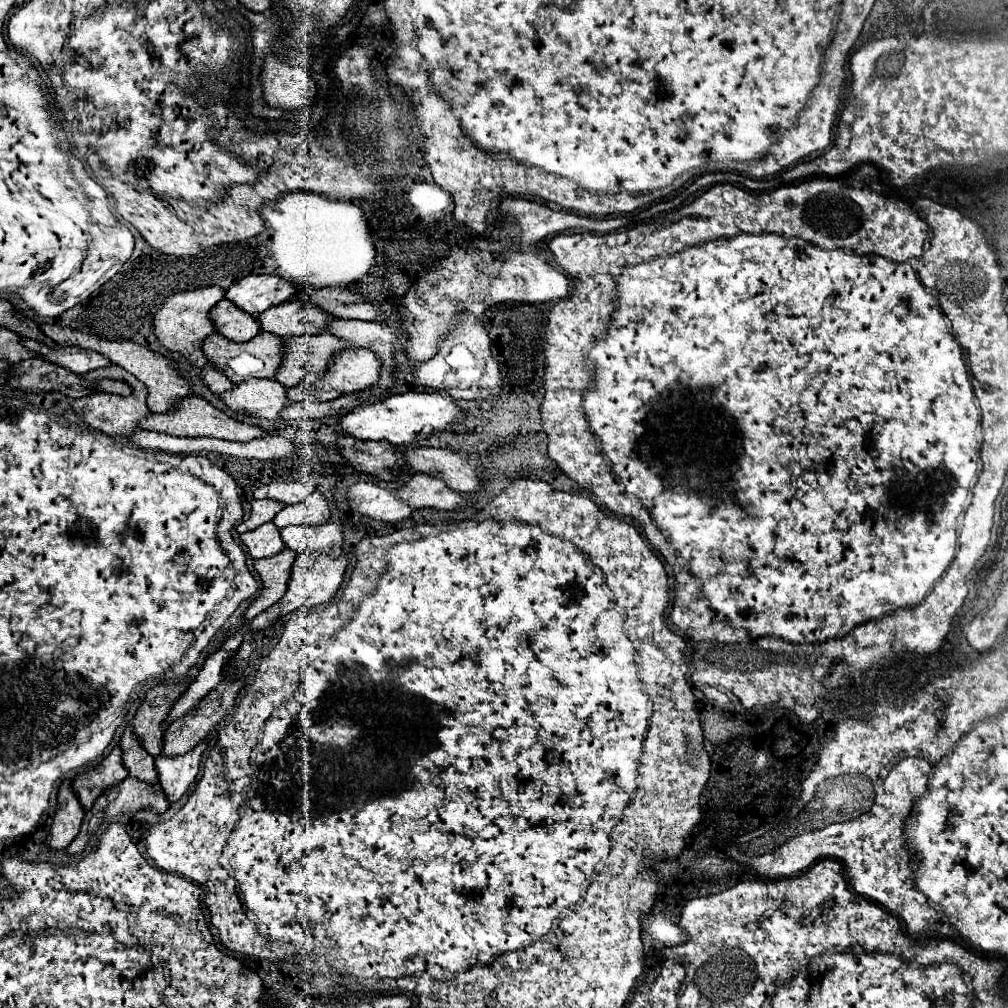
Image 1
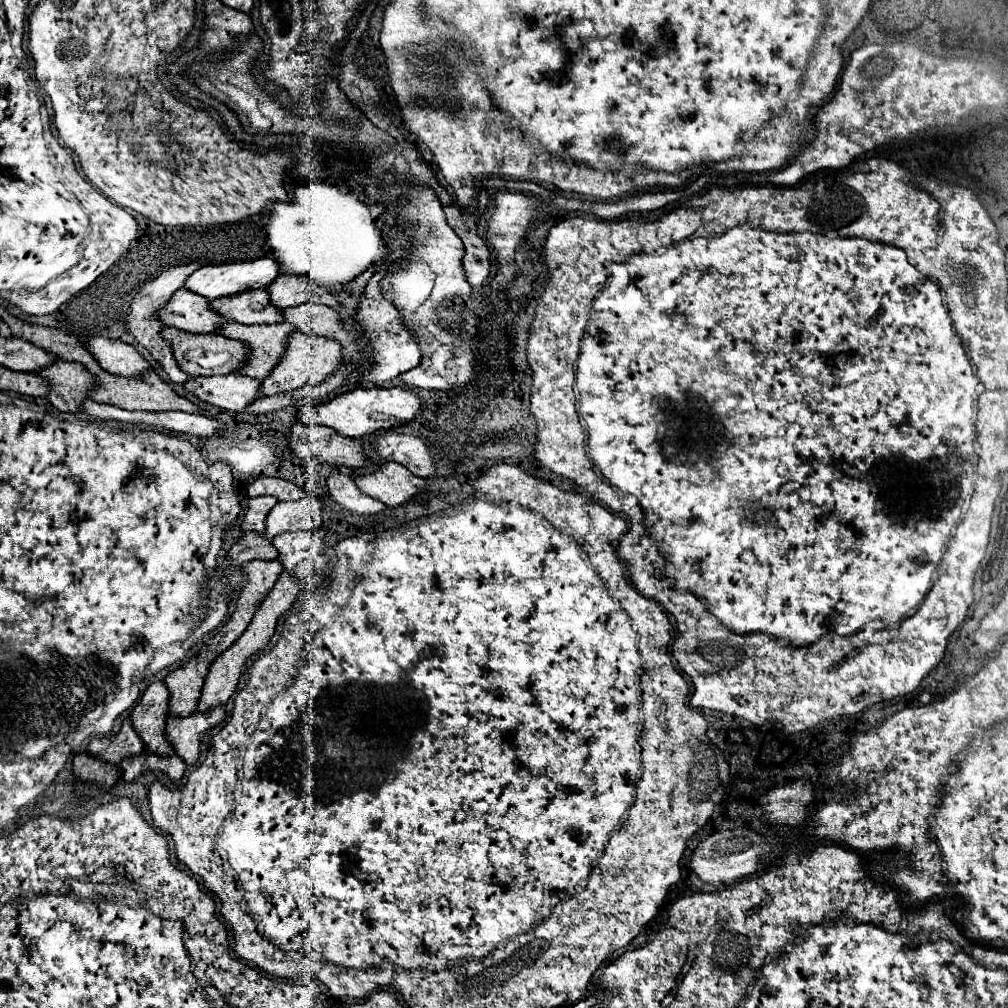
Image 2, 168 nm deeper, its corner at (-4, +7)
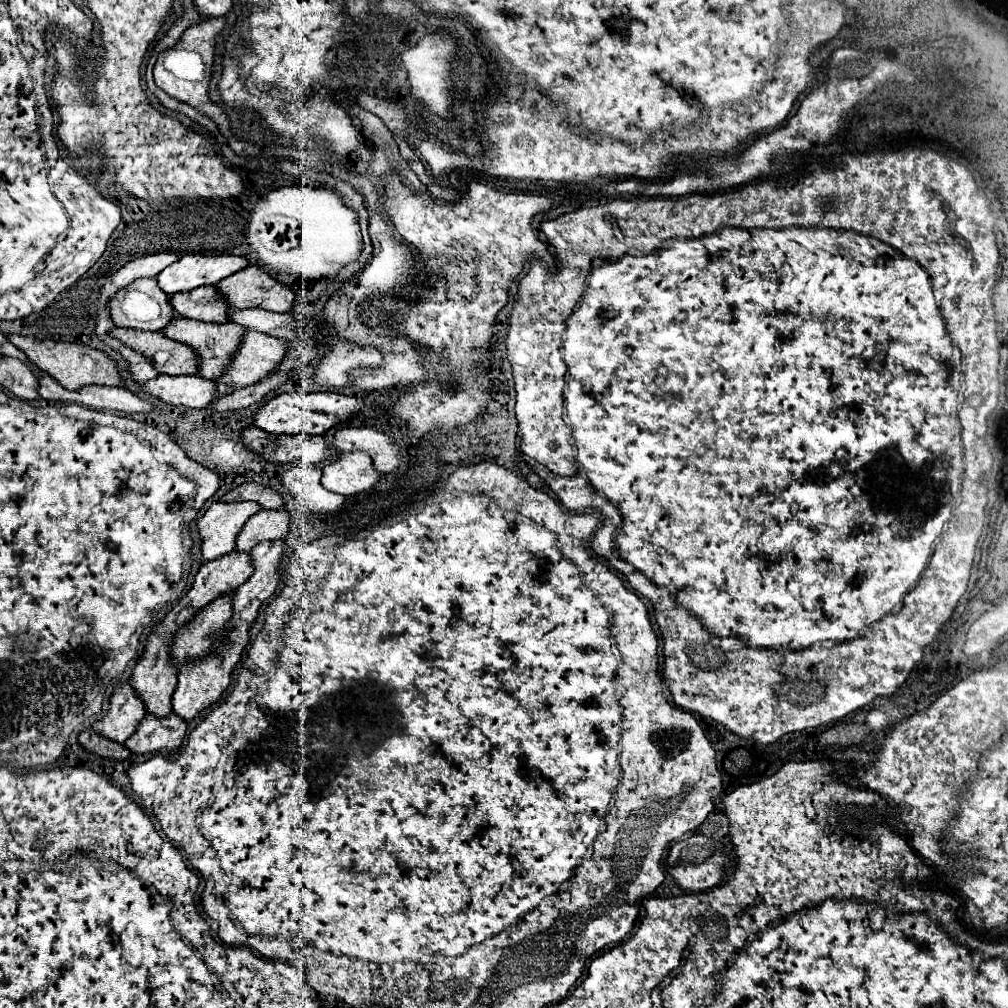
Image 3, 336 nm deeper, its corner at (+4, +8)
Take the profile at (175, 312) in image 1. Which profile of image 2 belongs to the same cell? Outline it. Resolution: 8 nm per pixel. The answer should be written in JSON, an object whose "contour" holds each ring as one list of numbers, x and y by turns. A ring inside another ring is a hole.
{"contour":[[196,262,188,265,171,266,169,270,161,272,159,278,153,278,153,280,145,282,143,288,139,290,139,294,133,298,133,302,131,302,131,310,129,310,129,318,127,318,127,324,129,324,129,332,131,332,131,336,133,336,139,344,143,344,143,346,153,354,155,360,161,362,161,366,163,366,165,372,169,374,171,382,175,382,175,384,185,384,185,382,189,382,189,380,193,380,193,378,197,378,197,376,191,376,191,374,183,372,181,366,177,364,177,360,175,360,175,356,173,356,173,348,171,348,171,344,169,344,169,342,163,338,163,334,161,334,167,326,157,318,157,314,159,314,157,310,161,310,161,308,167,306,167,302,171,300,171,296,173,296,177,290,183,288,185,280,187,280,189,275,198,268,199,265]]}

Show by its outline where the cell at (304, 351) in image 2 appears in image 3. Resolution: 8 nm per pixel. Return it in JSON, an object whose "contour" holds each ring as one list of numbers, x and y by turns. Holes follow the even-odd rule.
{"contour":[[247,331,239,343,239,349,233,353,225,373,213,379,217,385,217,393,229,395,235,389,257,383,279,365,279,361,285,357,285,349,287,343,283,343,281,339]]}

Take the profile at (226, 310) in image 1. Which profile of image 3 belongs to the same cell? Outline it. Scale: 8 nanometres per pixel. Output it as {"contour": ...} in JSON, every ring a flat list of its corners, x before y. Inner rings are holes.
{"contour":[[147,277,119,289,107,301,107,309,115,327,141,331,161,331,175,317,169,309,169,297]]}

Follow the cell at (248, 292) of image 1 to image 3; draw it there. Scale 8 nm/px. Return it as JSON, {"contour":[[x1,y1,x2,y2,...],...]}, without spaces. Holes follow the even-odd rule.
{"contour":[[189,253,179,257,175,263,165,267,157,277,157,285,169,295,187,289,195,289,201,285,215,285,215,281,247,267,249,261,245,257,233,255,199,255]]}

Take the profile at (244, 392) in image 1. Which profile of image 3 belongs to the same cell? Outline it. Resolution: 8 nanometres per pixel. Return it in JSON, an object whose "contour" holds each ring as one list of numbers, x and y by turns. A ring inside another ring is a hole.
{"contour":[[157,375,155,379,145,381,143,389,169,405,183,405,189,409,205,409,217,397,213,381,197,375]]}

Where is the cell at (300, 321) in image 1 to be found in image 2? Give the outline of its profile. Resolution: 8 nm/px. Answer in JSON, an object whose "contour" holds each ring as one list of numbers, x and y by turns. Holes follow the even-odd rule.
{"contour":[[253,290,253,294,237,294,237,298,217,298,211,306,221,310,221,316,241,324,279,324,285,322,281,308,273,306,267,290]]}

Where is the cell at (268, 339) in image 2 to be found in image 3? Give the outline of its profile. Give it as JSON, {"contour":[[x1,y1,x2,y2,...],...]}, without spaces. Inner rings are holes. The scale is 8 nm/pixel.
{"contour":[[175,317,169,321,169,325,161,331,167,339,179,341,183,345,189,345,197,355,197,375,203,379,215,379,225,371,225,365,229,365,229,357,241,343,241,337,245,329,233,323,203,323,203,321,189,321,185,317]]}

